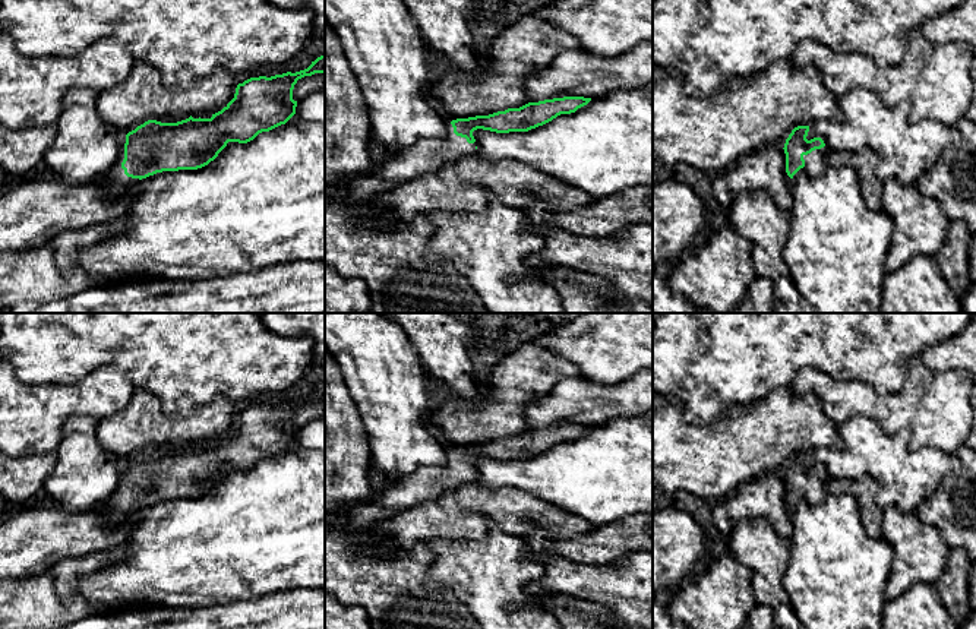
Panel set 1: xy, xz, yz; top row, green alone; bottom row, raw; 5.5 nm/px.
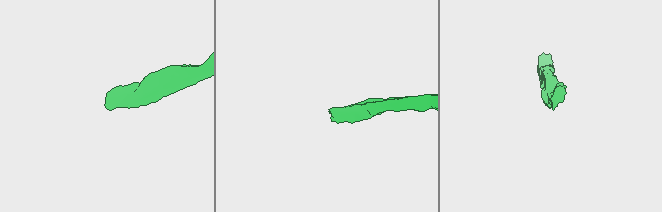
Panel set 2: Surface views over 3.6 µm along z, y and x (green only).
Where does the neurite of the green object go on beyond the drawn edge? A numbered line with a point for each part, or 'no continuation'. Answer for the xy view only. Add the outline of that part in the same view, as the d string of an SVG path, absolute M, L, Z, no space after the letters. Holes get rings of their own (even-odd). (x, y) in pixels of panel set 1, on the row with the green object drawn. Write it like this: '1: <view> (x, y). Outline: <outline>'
no continuation

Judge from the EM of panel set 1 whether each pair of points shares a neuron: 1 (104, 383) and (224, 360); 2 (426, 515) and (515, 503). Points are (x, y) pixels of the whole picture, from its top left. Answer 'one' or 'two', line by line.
1: two
2: one

